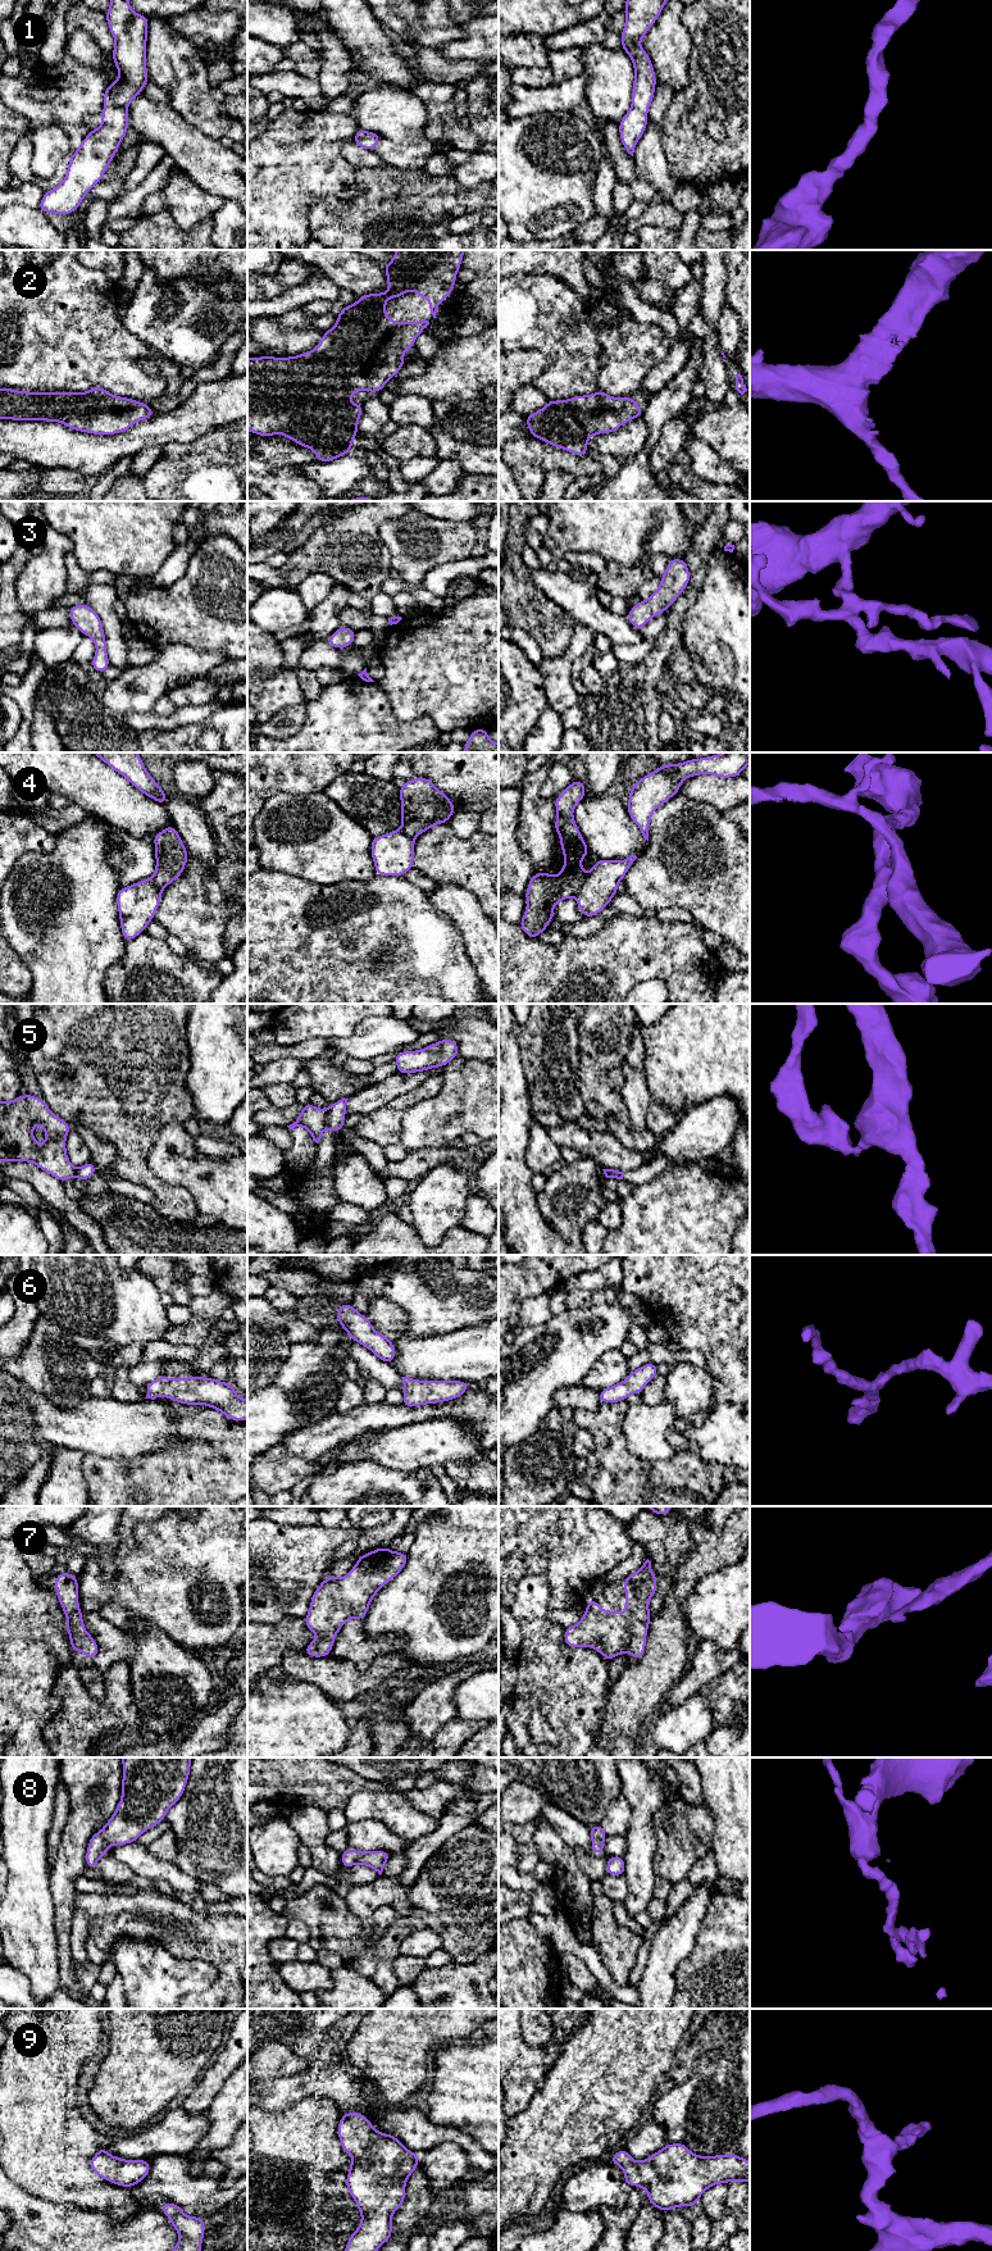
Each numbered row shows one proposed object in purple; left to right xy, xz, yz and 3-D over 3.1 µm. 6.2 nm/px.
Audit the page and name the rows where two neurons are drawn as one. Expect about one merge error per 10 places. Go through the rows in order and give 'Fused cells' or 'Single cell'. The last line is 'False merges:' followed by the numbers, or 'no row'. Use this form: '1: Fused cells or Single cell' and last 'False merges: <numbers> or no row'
1: Single cell
2: Single cell
3: Single cell
4: Fused cells
5: Fused cells
6: Single cell
7: Single cell
8: Single cell
9: Single cell
False merges: 4, 5

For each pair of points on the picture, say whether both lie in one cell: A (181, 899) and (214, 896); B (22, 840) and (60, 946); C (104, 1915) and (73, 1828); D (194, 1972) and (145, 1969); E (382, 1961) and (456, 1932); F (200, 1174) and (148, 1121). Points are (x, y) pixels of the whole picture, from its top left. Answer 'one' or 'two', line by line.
A: two
B: two
C: two
D: one
E: one
F: two

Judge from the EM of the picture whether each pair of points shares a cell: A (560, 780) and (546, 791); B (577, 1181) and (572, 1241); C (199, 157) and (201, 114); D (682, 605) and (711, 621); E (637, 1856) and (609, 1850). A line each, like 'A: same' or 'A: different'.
A: same
B: same
C: different
D: different
E: different

